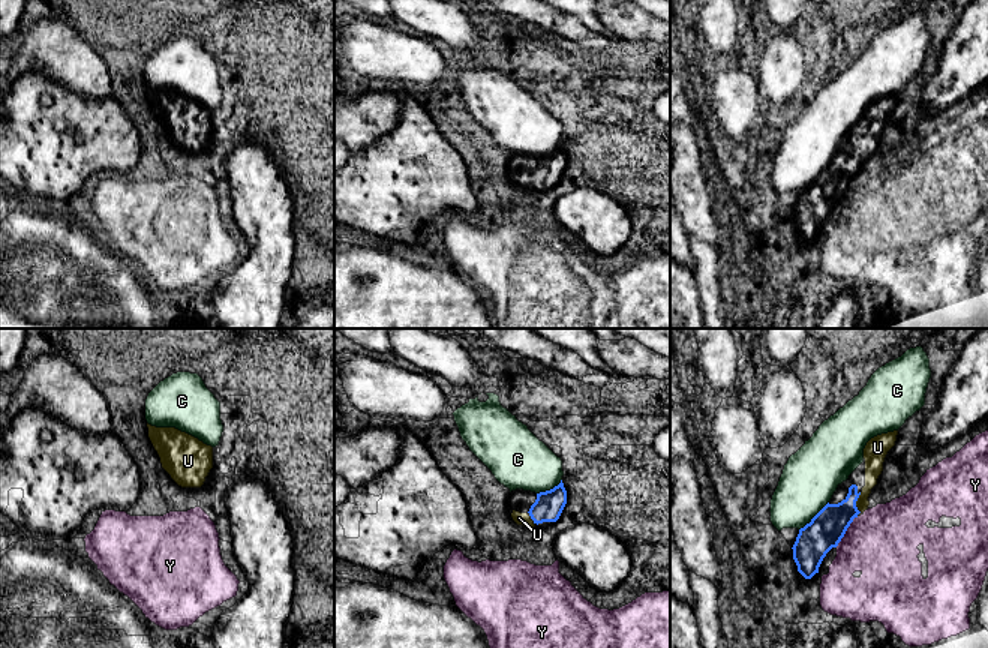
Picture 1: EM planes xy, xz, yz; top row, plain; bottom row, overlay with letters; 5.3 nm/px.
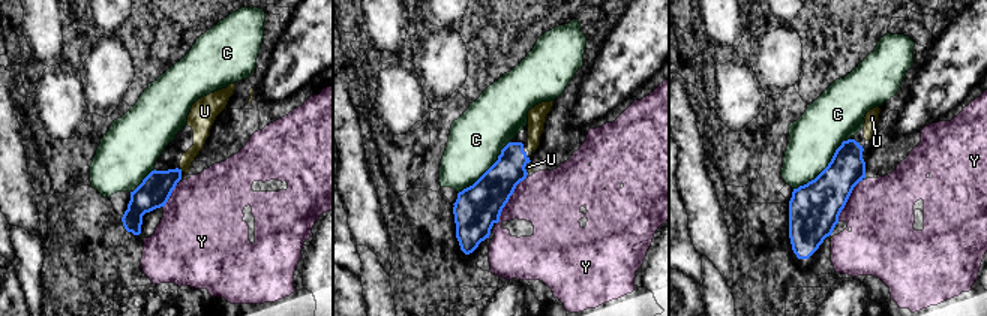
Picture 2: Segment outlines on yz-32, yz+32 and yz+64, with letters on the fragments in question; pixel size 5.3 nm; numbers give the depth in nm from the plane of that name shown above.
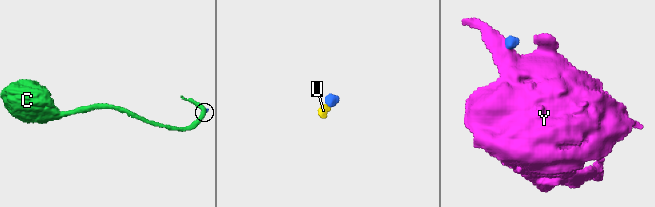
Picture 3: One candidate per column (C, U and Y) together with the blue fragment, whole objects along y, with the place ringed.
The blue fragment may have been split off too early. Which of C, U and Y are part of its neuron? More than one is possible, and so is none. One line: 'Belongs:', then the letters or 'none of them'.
Belongs: U

